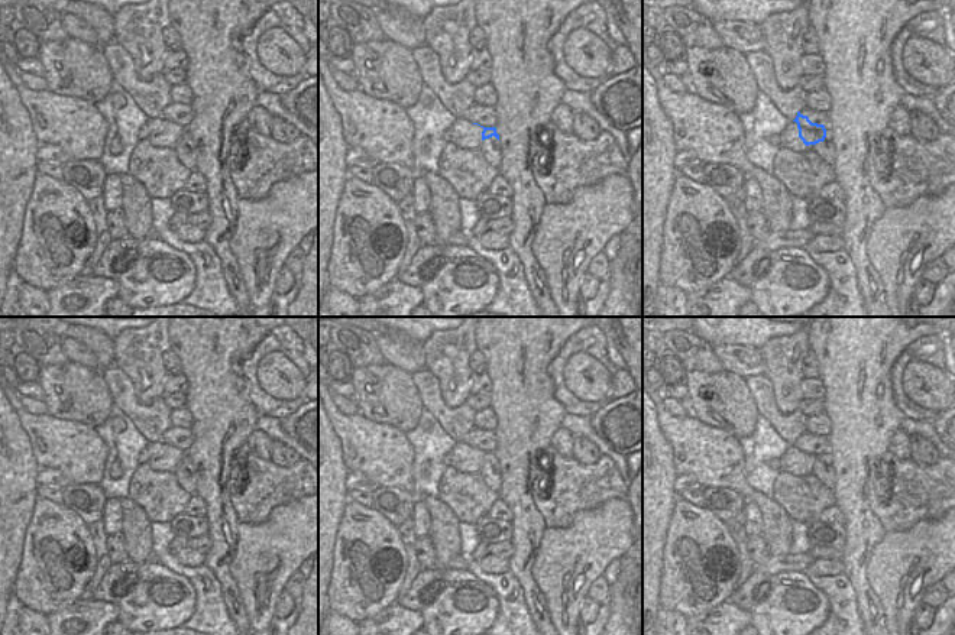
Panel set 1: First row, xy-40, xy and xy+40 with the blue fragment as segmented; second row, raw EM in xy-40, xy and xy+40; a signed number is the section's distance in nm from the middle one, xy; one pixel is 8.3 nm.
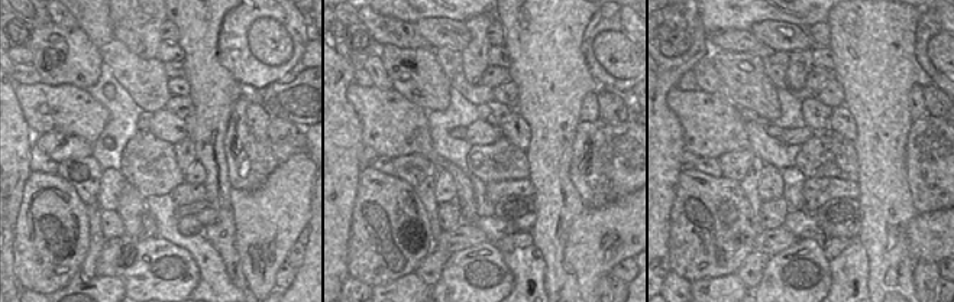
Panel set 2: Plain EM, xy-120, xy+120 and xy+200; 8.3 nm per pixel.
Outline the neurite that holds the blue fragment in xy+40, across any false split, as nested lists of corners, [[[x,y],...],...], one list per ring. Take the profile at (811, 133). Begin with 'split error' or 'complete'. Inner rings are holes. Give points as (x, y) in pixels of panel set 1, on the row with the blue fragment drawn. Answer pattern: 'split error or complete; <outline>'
split error; [[[797,111],[791,127],[784,126],[781,136],[789,139],[790,146],[809,146],[823,142],[826,129],[823,124],[812,123],[807,116]]]

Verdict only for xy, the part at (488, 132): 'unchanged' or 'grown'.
grown

